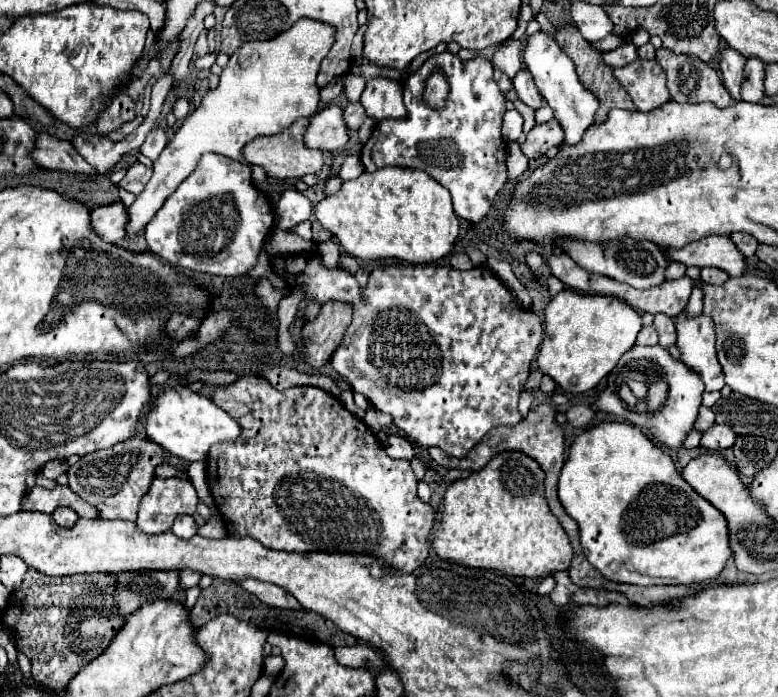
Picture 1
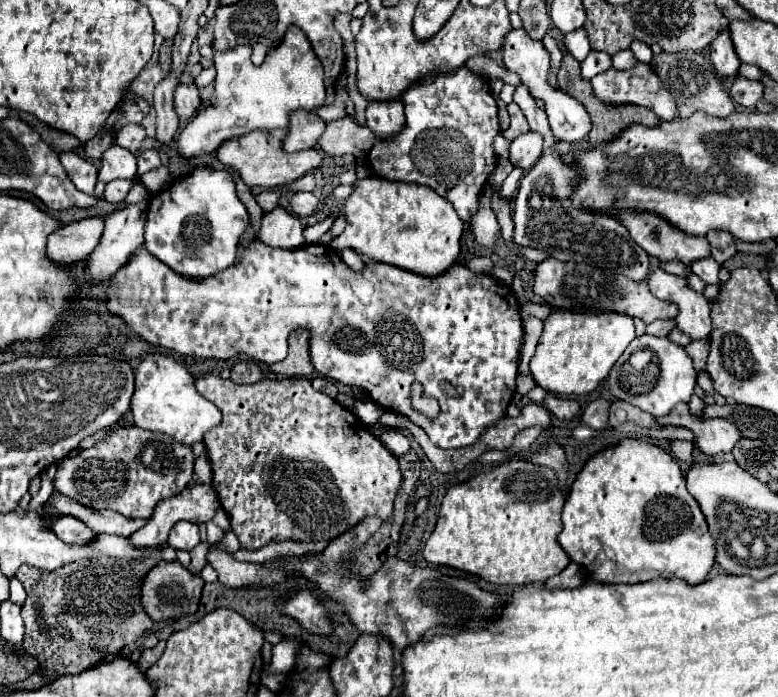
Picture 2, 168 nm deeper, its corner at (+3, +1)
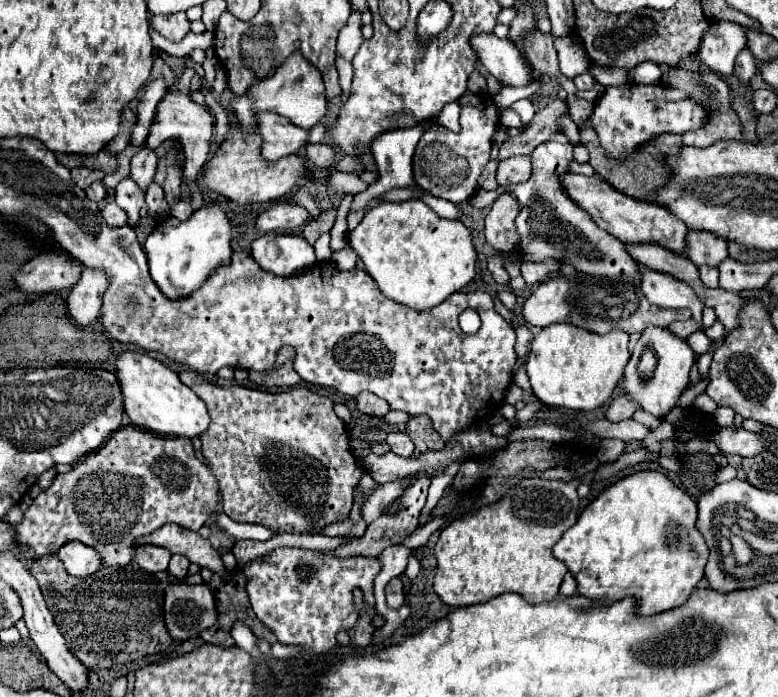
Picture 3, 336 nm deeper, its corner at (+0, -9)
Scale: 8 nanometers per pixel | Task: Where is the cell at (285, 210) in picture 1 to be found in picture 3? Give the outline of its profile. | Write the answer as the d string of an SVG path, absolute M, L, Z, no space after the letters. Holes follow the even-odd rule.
M263 234L251 246L253 260L267 272L277 276L291 276L315 266L313 246L301 236Z

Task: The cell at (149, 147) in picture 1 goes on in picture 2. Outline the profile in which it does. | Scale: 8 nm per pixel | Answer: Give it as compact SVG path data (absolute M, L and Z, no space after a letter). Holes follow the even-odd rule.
M148 148L148 150L142 150L138 154L138 176L142 176L144 172L152 170L152 168L158 168L160 166L160 156L154 148Z

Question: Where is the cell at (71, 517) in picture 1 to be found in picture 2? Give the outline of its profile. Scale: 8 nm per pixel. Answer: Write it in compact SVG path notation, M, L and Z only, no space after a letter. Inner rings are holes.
M56 516L52 522L52 530L60 540L68 544L86 544L90 542L90 538L94 538L94 532L72 516Z

